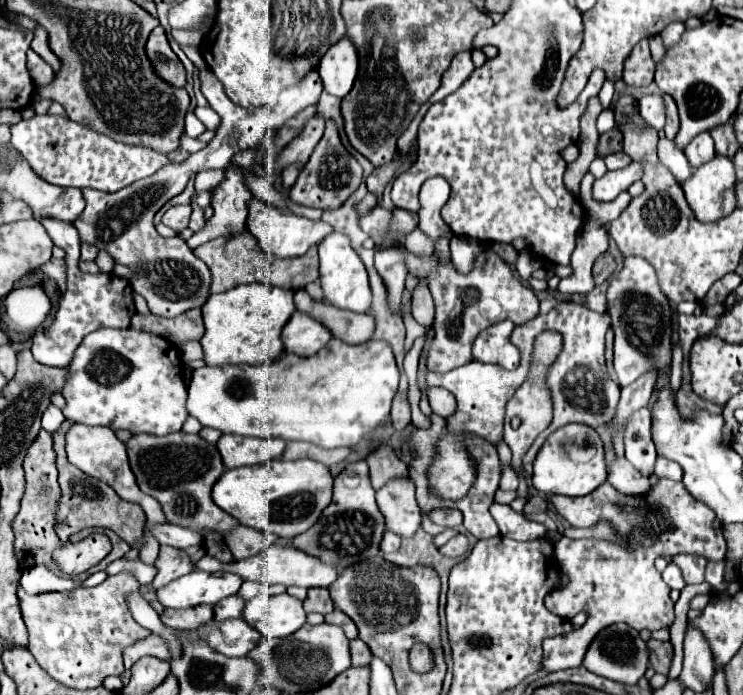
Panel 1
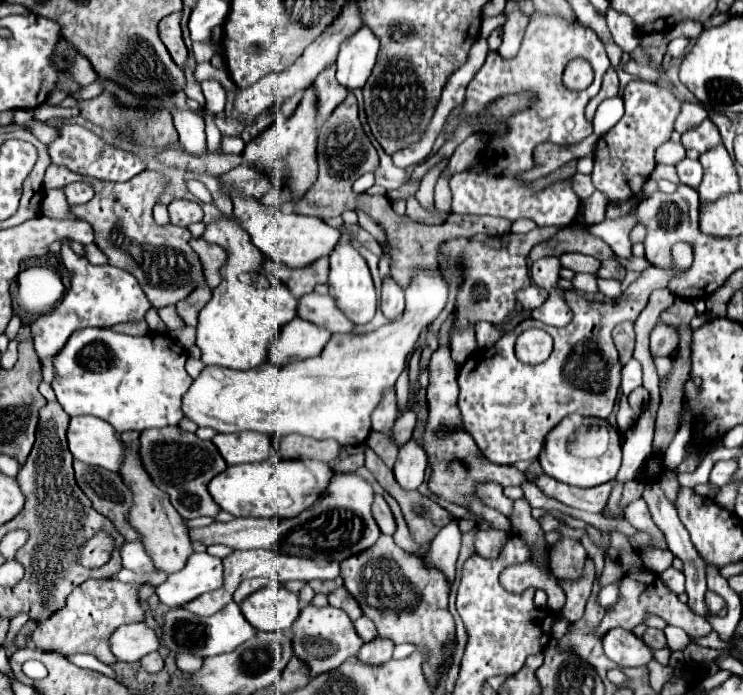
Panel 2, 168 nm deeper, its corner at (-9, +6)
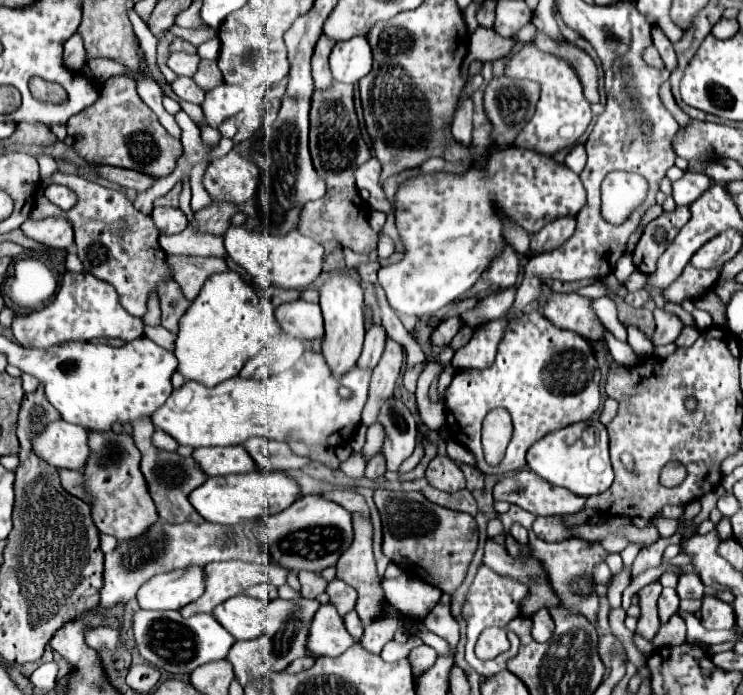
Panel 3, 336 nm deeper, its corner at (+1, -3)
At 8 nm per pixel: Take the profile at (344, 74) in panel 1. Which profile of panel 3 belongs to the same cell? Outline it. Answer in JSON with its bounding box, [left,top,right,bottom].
[330,37,372,85]

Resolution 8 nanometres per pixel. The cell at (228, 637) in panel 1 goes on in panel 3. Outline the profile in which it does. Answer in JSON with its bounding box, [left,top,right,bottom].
[134,611,236,675]

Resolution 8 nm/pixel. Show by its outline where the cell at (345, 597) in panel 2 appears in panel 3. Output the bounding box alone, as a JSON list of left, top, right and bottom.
[326,579,356,617]

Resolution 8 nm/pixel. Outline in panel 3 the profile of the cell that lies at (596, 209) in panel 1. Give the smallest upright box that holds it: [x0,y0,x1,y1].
[566,143,586,173]

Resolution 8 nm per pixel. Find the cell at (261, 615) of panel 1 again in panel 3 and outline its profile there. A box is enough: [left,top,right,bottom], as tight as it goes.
[214,595,266,641]

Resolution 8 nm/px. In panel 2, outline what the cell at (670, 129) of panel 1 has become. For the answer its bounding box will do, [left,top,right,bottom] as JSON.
[682,120,722,158]

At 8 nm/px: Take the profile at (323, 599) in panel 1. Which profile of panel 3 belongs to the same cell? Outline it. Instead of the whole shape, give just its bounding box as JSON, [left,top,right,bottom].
[298,571,328,599]

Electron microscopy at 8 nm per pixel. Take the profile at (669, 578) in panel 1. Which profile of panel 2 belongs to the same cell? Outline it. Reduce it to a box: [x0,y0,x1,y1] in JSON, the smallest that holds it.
[660,568,684,596]

